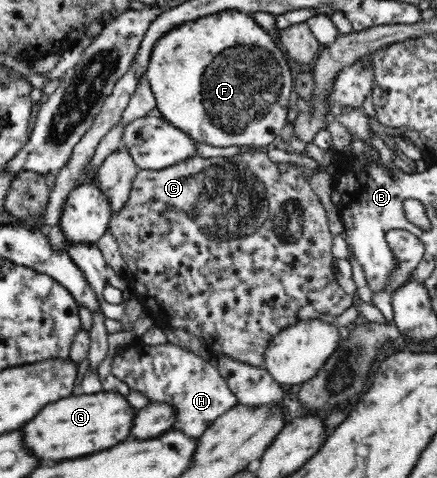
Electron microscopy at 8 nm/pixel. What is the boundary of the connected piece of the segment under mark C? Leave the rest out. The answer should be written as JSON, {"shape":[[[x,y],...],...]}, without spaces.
{"shape":[[[243,149],[231,157],[204,158],[191,156],[177,164],[151,170],[140,169],[133,179],[130,198],[123,210],[112,213],[108,228],[115,237],[121,256],[127,264],[126,278],[130,280],[131,289],[135,297],[149,310],[151,300],[155,302],[155,314],[167,326],[185,329],[198,336],[209,348],[212,356],[228,356],[237,362],[244,362],[251,366],[265,367],[265,350],[273,336],[277,336],[283,328],[297,324],[301,320],[319,319],[321,314],[339,316],[347,308],[353,306],[353,295],[347,294],[337,283],[333,266],[333,235],[329,231],[327,212],[321,204],[317,194],[309,185],[309,175],[306,170],[291,163],[275,163],[268,153],[256,149]]]}

